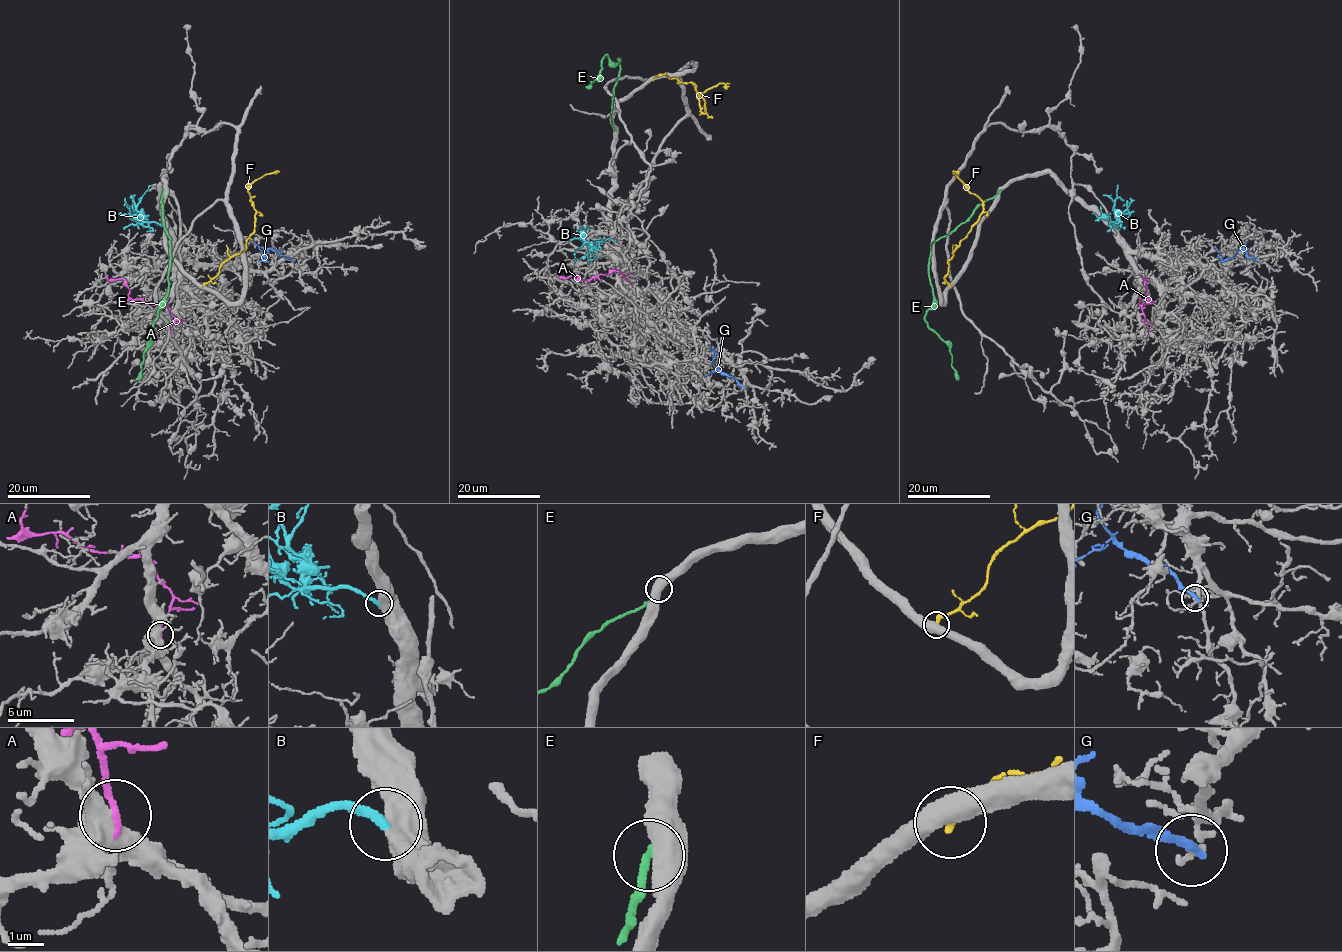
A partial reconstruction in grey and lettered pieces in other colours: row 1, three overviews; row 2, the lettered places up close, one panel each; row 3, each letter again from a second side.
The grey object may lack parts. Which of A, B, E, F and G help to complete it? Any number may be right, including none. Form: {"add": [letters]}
{"add": ["B"]}

